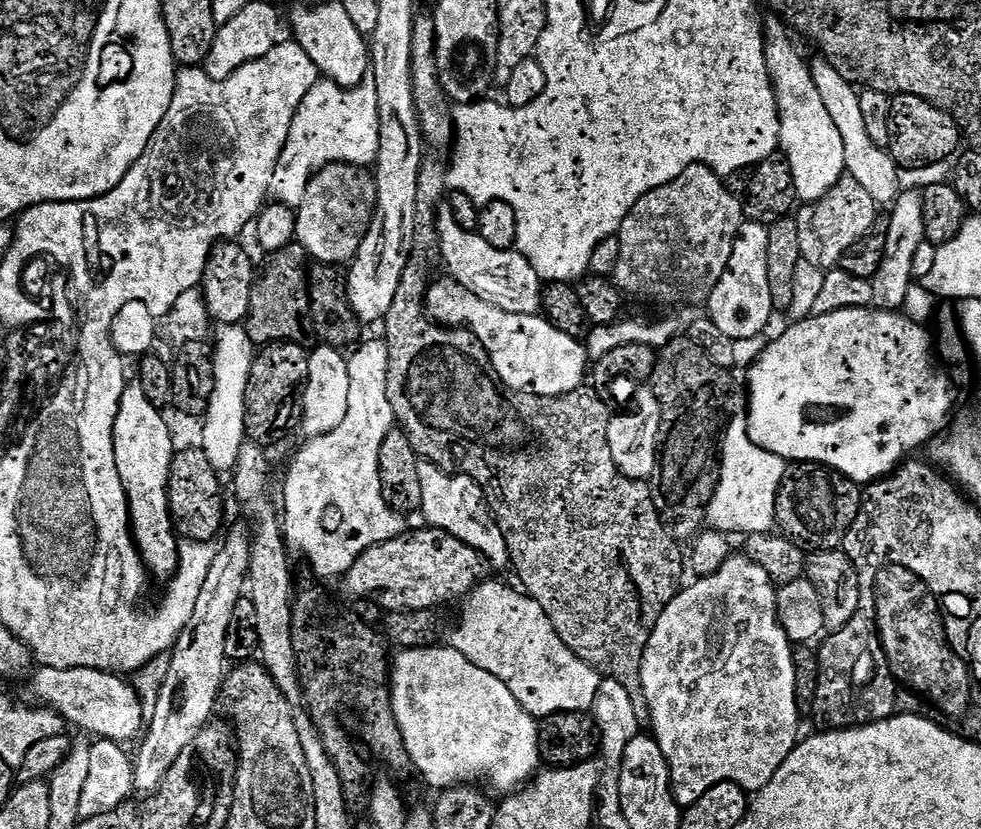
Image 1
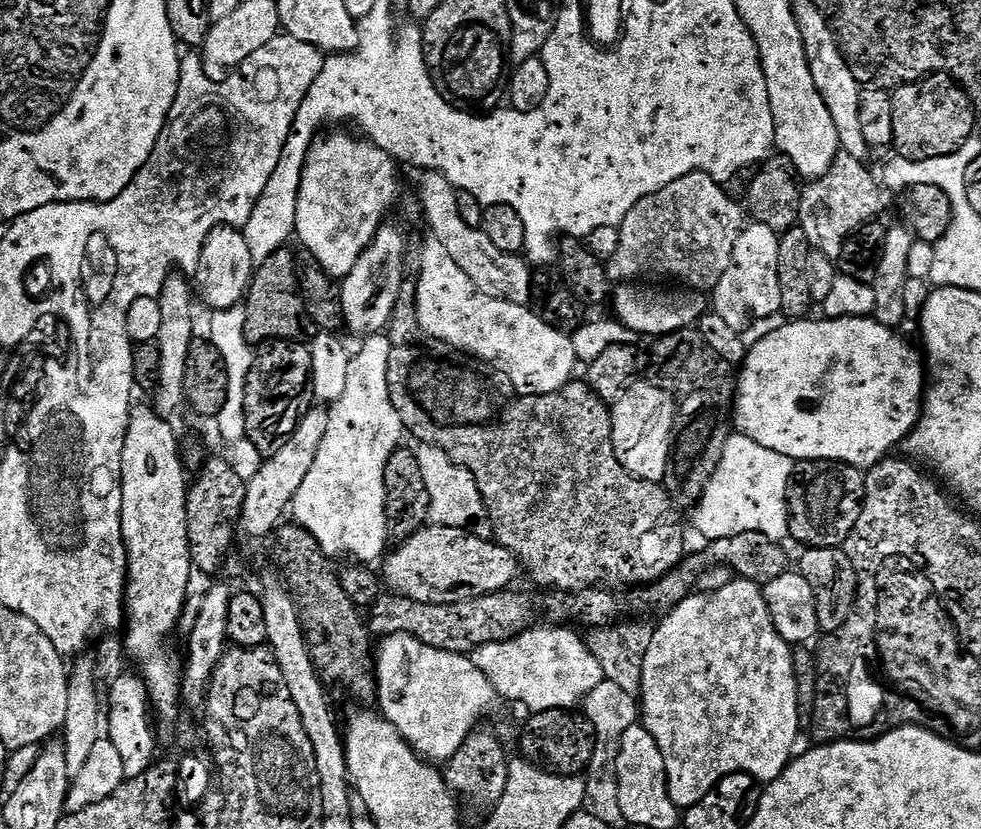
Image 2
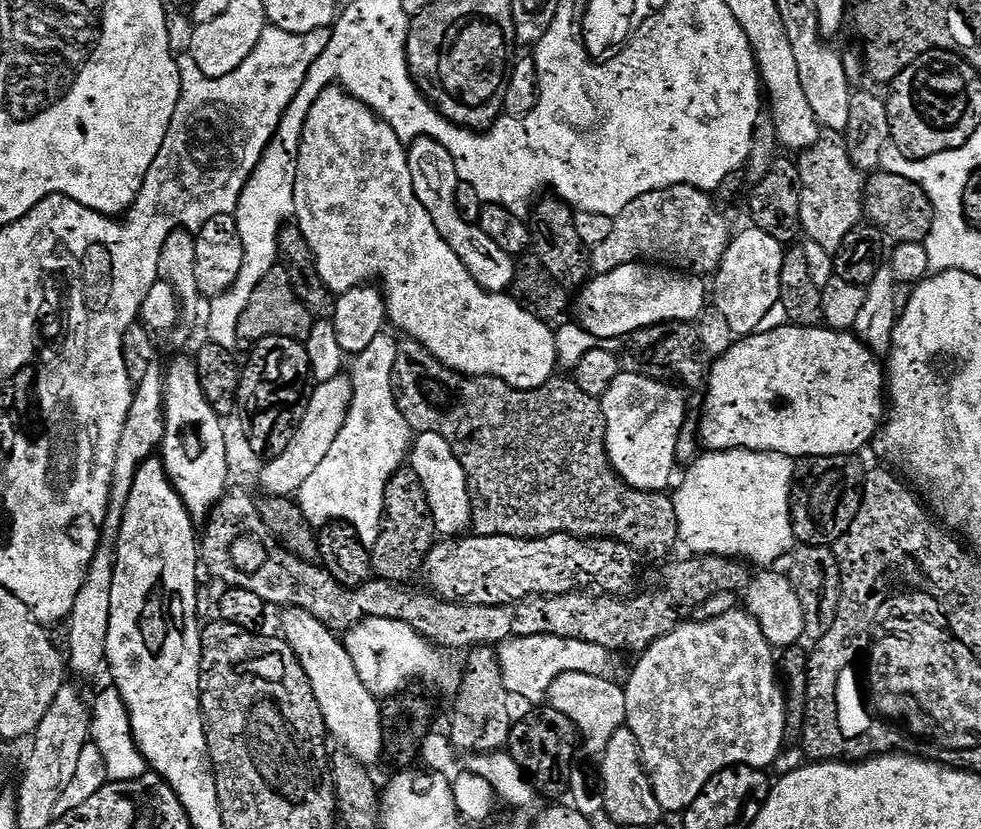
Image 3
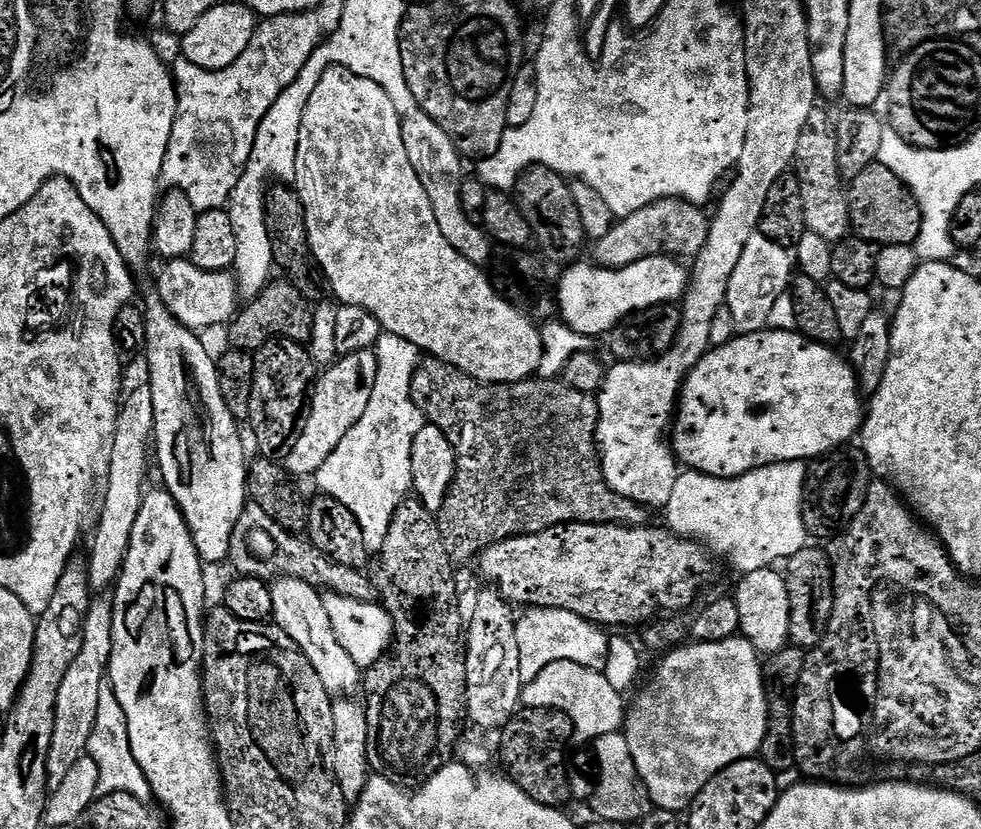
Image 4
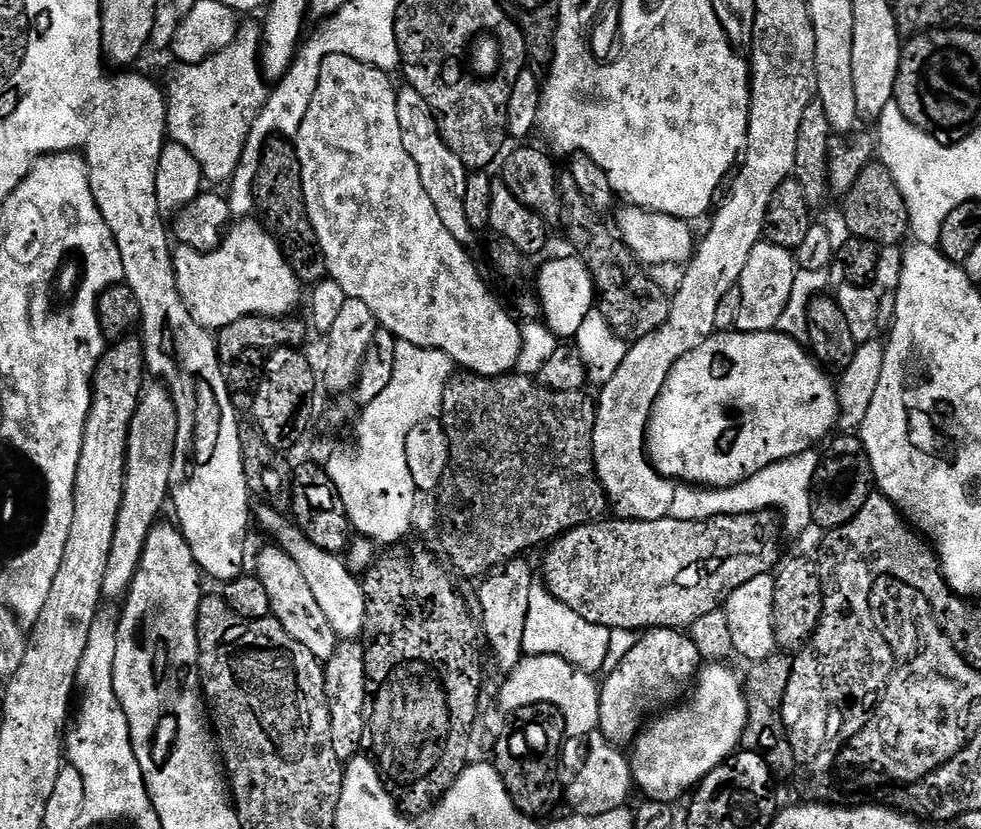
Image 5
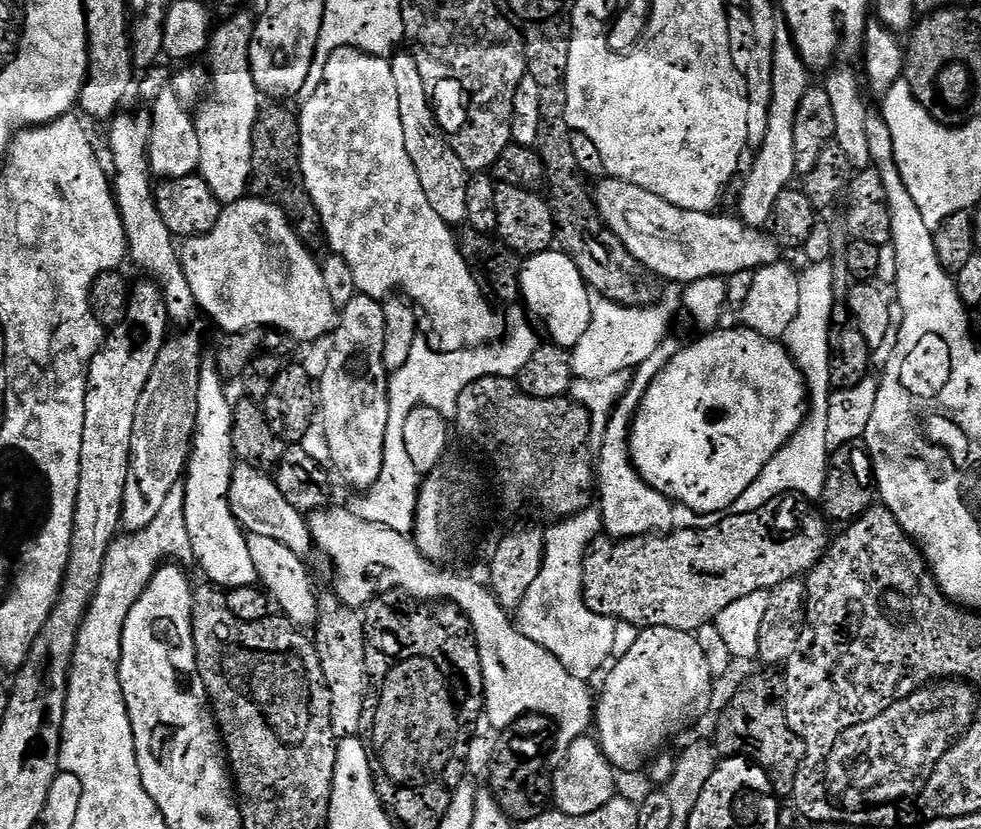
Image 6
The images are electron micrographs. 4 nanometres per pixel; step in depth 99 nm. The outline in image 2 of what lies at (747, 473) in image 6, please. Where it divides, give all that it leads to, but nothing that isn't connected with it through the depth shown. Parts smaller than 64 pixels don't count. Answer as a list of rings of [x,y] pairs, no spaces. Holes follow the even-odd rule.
[[[805,318],[788,320],[781,328],[768,332],[756,345],[747,349],[742,367],[739,369],[740,381],[736,384],[736,400],[734,396],[734,416],[736,412],[735,431],[739,435],[750,438],[758,446],[766,446],[766,450],[774,450],[778,454],[786,454],[792,461],[797,460],[830,460],[834,464],[848,464],[851,468],[867,470],[879,464],[889,455],[892,447],[899,445],[904,437],[916,426],[918,405],[922,400],[922,356],[903,340],[899,331],[882,326],[874,318]]]

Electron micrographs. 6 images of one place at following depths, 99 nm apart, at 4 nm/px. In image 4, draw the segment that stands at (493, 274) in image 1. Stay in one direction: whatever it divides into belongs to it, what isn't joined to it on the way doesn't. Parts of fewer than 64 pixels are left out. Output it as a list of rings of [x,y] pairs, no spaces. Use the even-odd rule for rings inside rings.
[[[413,110],[403,117],[402,142],[406,142],[406,154],[410,154],[410,166],[418,174],[422,186],[426,186],[426,194],[430,194],[430,207],[434,210],[434,219],[446,237],[446,242],[462,254],[462,258],[471,264],[484,266],[492,256],[493,241],[477,221],[469,220],[466,210],[462,210],[460,183],[466,178],[466,172],[460,163],[462,157],[454,146],[452,139],[429,116],[419,110]]]

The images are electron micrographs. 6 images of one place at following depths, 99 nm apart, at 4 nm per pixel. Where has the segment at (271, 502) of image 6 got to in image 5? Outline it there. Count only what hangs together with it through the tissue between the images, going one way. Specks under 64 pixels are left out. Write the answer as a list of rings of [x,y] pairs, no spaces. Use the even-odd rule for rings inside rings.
[[[260,508],[257,512],[255,509],[254,512],[255,523],[257,520],[276,539],[273,541],[286,554],[290,554],[290,558],[294,558],[294,562],[298,562],[298,570],[302,570],[306,583],[310,585],[310,591],[313,592],[318,606],[322,609],[322,614],[326,614],[326,622],[330,622],[337,637],[359,637],[359,632],[361,635],[365,631],[368,619],[368,603],[364,597],[363,583],[357,577],[356,580],[352,577],[355,576],[353,569],[349,568],[337,553],[327,552],[314,546],[314,542],[310,542],[310,538],[306,538],[304,531],[287,515],[285,516],[276,508]]]

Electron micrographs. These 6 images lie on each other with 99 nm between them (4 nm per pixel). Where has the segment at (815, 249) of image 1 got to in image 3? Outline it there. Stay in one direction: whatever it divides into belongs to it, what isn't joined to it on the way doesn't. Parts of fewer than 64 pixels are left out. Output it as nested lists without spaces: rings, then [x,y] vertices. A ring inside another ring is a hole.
[[[821,131],[818,142],[814,142],[808,149],[801,151],[798,158],[800,170],[800,227],[808,240],[818,242],[818,246],[827,252],[835,253],[836,247],[854,230],[864,216],[864,184],[865,173],[860,172],[854,162],[850,162],[848,144],[843,135],[838,132]]]

